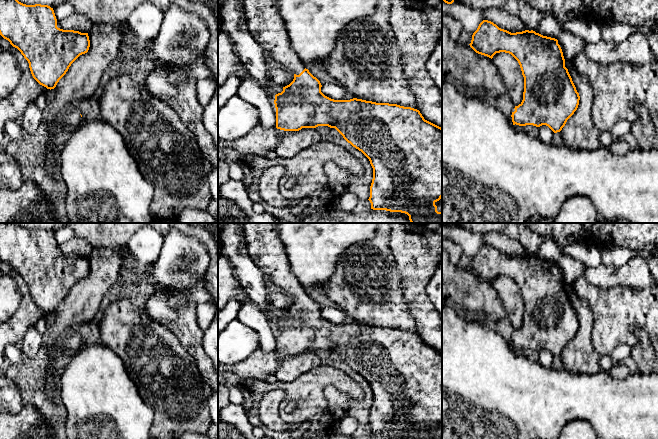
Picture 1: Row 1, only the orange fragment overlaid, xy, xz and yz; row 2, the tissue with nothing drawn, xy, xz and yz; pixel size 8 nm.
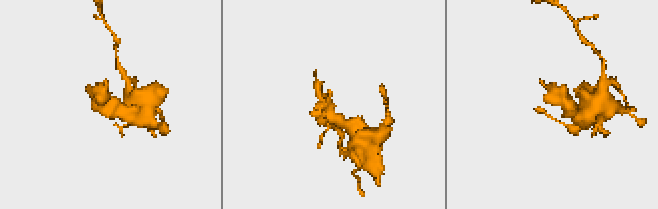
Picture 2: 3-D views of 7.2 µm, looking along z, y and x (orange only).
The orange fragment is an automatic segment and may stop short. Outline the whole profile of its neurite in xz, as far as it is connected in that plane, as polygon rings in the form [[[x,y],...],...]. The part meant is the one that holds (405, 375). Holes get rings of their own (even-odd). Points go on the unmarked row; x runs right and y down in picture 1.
[[[245,223],[247,252],[262,269],[268,283],[276,285],[294,298],[293,305],[275,319],[276,352],[299,355],[302,352],[328,350],[335,352],[353,371],[361,375],[373,392],[370,410],[371,433],[401,436],[407,439],[442,439],[435,427],[442,422],[442,352],[425,344],[419,334],[397,328],[376,327],[362,323],[334,324],[321,316],[321,307],[305,291],[291,272],[285,247],[279,238],[277,223]]]

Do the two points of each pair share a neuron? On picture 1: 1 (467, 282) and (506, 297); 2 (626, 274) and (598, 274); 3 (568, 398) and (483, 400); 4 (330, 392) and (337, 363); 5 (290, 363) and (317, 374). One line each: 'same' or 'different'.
1: different
2: same
3: same
4: same
5: different

